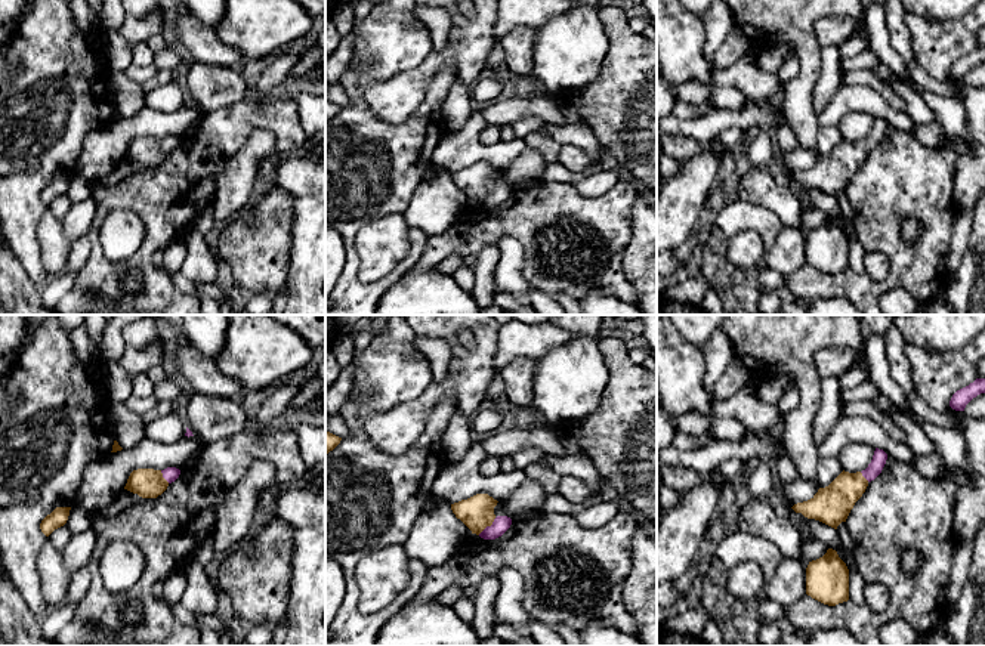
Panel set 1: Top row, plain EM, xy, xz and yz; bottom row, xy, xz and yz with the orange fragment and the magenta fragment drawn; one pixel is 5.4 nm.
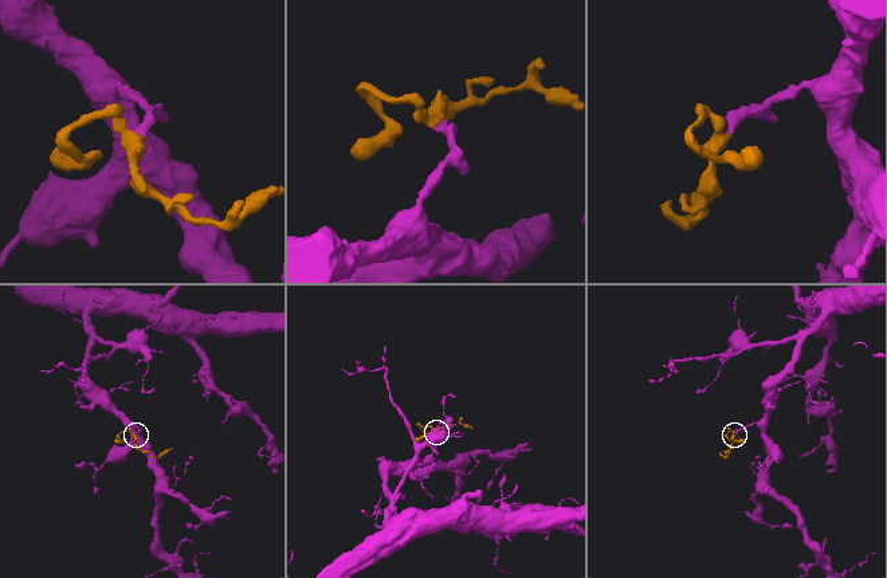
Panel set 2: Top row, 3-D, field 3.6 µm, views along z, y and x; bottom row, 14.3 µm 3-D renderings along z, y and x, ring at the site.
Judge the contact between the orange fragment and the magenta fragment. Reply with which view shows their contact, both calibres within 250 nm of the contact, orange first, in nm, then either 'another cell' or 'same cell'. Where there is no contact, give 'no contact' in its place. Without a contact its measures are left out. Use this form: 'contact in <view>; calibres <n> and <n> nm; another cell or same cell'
contact in xz; calibres 180 and 90 nm; same cell

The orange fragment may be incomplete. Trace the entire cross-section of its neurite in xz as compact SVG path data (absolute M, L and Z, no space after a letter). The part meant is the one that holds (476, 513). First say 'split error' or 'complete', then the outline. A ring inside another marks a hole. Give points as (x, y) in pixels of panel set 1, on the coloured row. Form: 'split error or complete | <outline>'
split error | M476 494L467 500L451 504L451 510L472 534L476 534L484 540L495 540L512 525L510 517L494 514L497 503L498 501L488 494Z

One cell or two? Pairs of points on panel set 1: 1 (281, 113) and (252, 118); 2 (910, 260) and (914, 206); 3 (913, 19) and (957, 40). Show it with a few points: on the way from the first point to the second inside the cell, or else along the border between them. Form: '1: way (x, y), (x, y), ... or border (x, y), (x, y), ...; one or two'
1: way (274, 113), (259, 113); one
2: way (923, 247), (929, 241), (928, 219); one
3: way (923, 30), (933, 40), (947, 40); one

